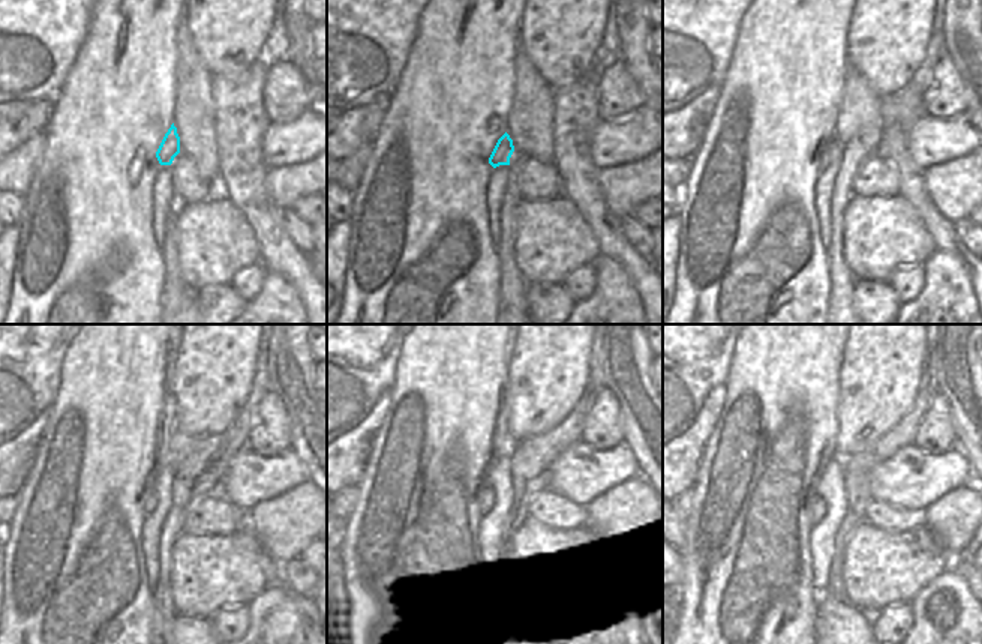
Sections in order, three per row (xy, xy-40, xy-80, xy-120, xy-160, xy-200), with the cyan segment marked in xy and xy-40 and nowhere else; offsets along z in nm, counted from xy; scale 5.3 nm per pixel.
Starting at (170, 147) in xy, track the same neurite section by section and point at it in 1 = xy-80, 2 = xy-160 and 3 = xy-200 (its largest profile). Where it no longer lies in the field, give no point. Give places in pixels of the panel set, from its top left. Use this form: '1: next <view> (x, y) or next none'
1: next xy-80 (825, 159)
2: next xy-160 (486, 499)
3: next xy-200 (816, 508)

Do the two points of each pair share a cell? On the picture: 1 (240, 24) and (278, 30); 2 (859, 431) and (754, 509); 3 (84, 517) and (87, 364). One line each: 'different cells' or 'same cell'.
1: different cells
2: different cells
3: same cell

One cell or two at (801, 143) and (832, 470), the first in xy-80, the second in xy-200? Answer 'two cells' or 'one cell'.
two cells

